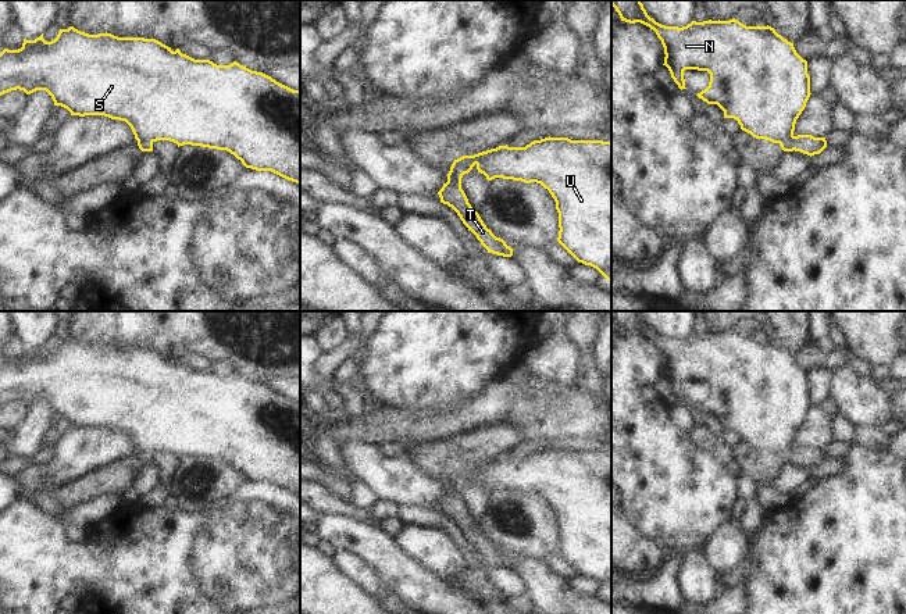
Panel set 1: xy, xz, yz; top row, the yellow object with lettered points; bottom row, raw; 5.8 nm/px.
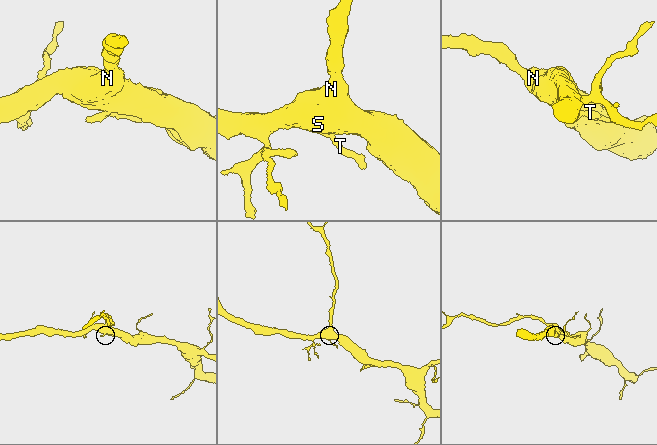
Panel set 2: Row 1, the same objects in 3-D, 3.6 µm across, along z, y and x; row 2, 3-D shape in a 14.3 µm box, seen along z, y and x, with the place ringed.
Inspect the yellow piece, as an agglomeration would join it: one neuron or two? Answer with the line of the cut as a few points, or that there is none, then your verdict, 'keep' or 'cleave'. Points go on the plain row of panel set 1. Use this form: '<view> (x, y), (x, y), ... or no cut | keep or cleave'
xy (152, 452), (138, 453) | cleave

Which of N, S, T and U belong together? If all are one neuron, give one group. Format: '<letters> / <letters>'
N S U / T

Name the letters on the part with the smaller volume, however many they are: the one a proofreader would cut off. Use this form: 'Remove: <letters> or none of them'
Remove: T

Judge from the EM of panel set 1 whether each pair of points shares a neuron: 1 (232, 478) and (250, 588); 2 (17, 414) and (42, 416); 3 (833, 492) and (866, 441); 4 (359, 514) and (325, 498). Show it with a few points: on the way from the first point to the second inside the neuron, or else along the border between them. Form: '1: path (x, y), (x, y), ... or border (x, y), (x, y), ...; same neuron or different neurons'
1: border (245, 478), (232, 492), (206, 509); different neurons
2: border (28, 406), (28, 413), (15, 429); different neurons
3: border (858, 443), (876, 452), (890, 450); different neurons
4: path (350, 510), (334, 504); same neuron

